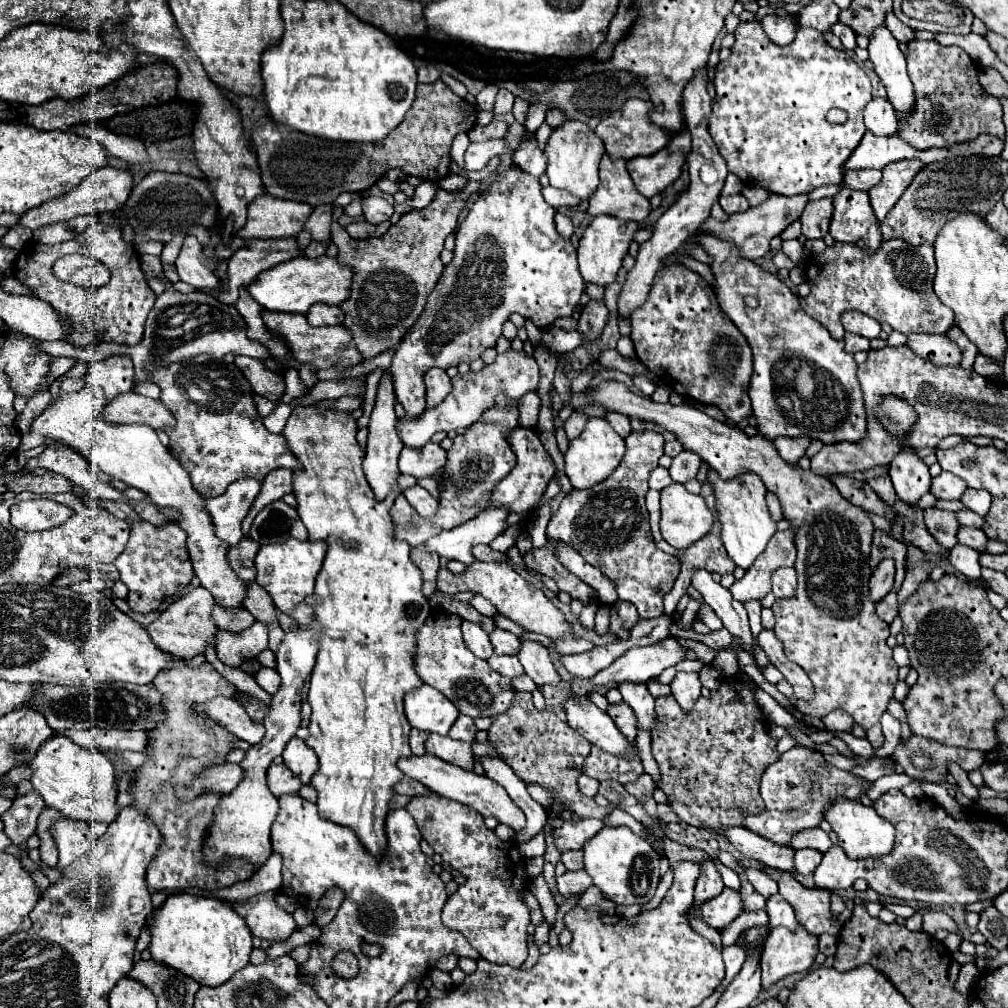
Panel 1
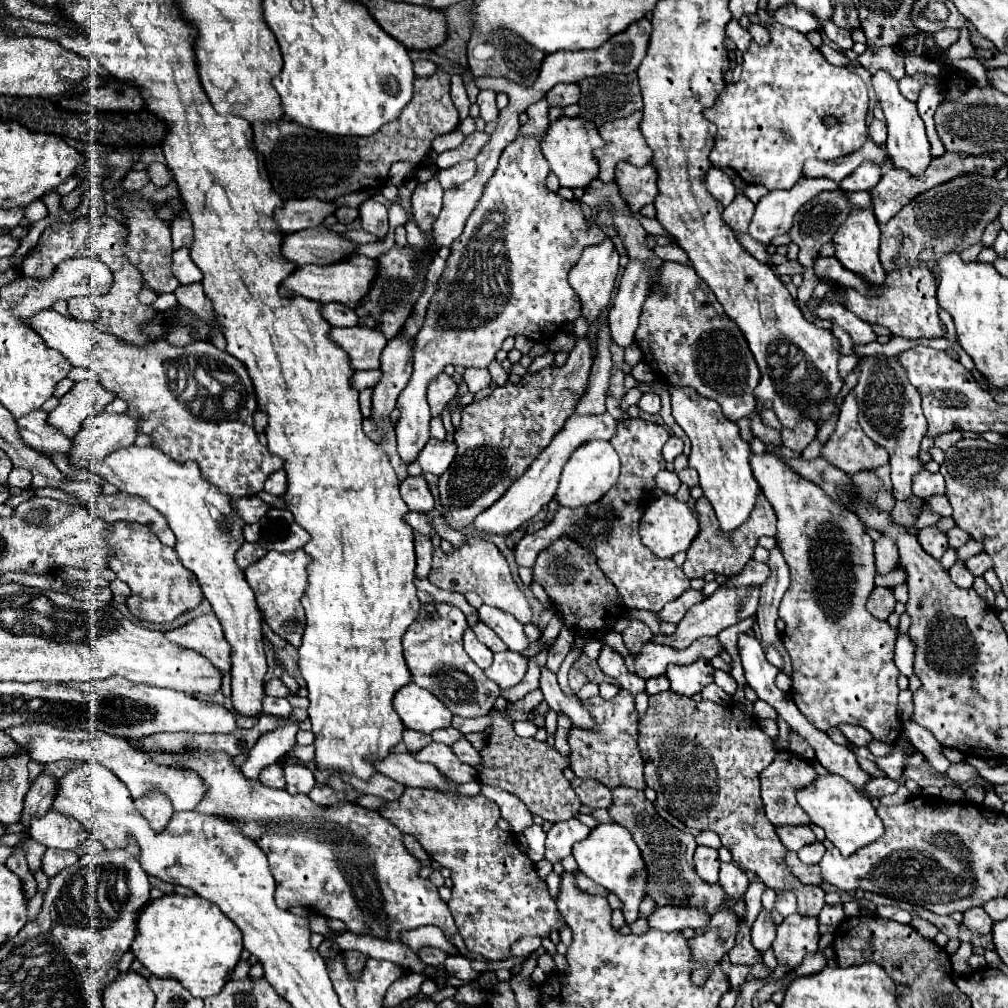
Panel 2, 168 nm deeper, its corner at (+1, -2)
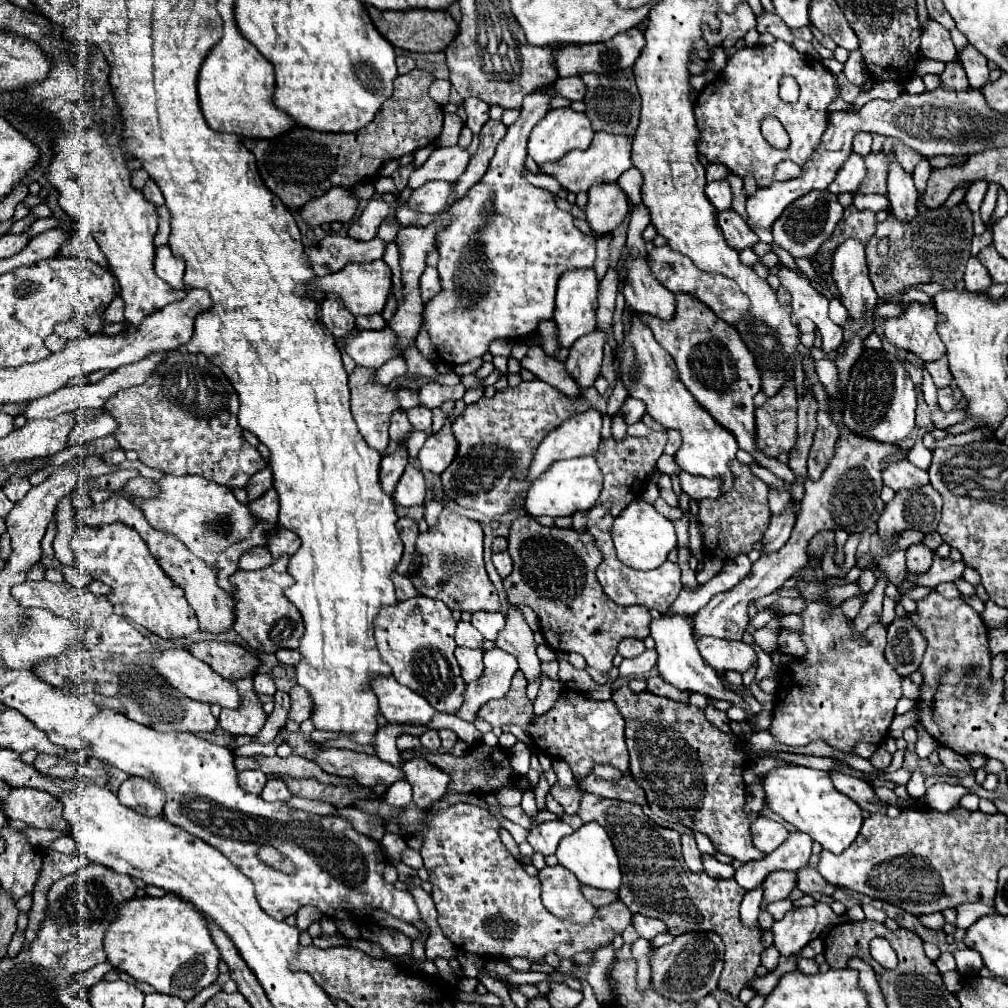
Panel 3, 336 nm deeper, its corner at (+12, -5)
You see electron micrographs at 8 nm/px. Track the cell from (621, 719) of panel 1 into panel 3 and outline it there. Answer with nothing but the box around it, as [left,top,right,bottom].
[478,671,630,779]

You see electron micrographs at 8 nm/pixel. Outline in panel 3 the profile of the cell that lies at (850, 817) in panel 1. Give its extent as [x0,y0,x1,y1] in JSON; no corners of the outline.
[764,765,862,855]

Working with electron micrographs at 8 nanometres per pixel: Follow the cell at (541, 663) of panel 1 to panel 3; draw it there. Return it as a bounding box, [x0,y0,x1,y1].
[470,611,506,641]

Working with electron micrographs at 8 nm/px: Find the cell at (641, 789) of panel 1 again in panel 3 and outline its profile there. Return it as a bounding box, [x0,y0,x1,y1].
[578,793,762,997]

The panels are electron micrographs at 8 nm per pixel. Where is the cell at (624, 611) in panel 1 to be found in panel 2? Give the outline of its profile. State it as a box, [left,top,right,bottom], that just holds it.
[623,620,653,654]

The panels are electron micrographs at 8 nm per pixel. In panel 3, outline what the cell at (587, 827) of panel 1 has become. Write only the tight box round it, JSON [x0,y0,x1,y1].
[528,821,574,855]

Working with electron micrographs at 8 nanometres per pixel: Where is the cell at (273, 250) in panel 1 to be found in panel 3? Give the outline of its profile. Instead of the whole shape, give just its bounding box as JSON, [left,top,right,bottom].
[304,233,386,277]

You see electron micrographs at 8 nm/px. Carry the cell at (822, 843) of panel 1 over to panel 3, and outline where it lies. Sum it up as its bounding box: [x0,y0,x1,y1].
[752,817,790,853]

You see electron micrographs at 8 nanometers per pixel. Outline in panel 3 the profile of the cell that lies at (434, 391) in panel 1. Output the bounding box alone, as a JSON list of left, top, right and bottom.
[418,383,466,409]

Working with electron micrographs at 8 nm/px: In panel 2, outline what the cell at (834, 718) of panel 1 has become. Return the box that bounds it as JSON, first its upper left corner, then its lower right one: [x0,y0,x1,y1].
[839,724,873,746]

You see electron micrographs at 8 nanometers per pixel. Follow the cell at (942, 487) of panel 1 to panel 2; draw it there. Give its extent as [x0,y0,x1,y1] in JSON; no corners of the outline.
[913,470,945,498]

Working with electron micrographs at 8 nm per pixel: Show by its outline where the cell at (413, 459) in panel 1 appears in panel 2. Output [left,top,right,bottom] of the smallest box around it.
[417,438,457,476]

